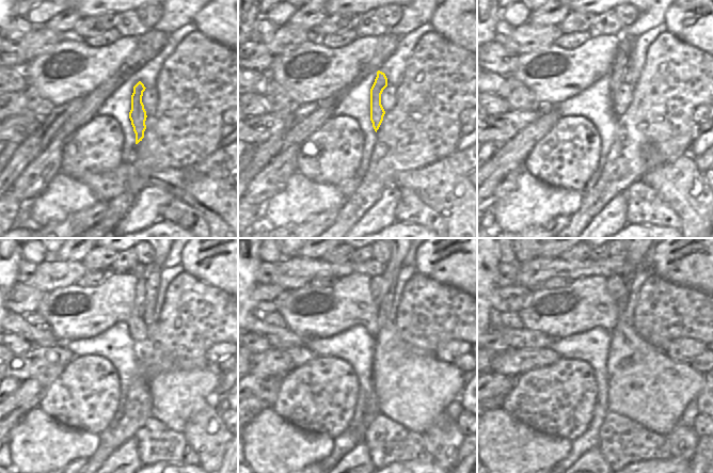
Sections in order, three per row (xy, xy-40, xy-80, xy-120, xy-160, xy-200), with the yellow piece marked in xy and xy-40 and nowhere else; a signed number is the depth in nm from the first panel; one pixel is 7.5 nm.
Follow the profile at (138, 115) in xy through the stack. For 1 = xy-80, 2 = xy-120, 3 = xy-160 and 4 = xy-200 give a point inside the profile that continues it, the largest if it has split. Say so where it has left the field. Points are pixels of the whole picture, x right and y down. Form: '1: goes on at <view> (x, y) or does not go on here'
1: goes on at xy-80 (618, 71)
2: goes on at xy-120 (137, 324)
3: goes on at xy-160 (377, 282)
4: goes on at xy-200 (616, 284)

